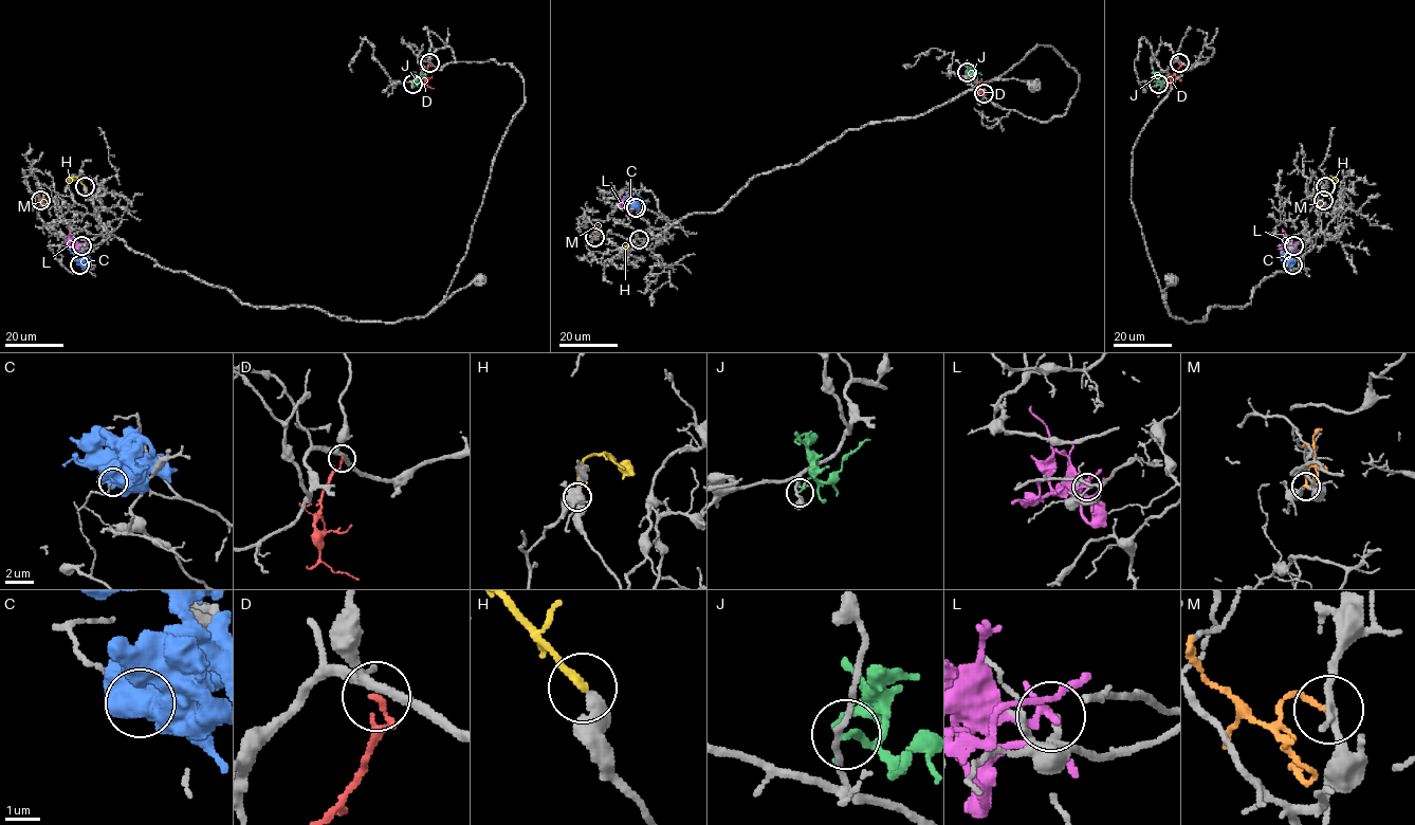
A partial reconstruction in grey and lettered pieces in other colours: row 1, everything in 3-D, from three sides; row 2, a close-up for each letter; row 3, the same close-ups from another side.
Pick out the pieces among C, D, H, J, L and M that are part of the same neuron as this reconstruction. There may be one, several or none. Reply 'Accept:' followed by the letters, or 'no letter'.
Accept: H

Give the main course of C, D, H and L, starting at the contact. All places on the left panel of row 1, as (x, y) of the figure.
C: (79, 264), (84, 257), (70, 250)
D: (429, 62), (424, 81), (433, 88)
H: (84, 185), (75, 177), (70, 181)
L: (81, 245), (68, 244), (70, 228)

